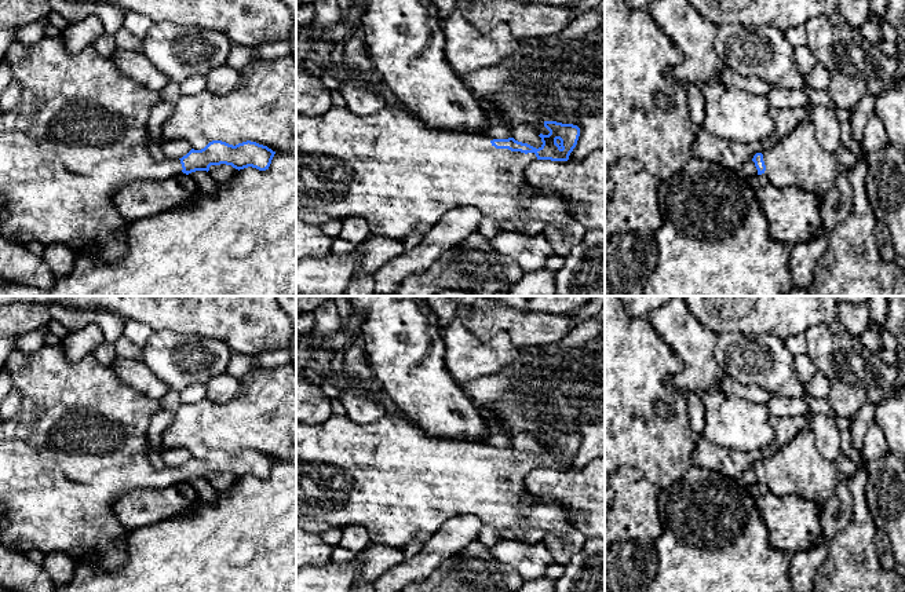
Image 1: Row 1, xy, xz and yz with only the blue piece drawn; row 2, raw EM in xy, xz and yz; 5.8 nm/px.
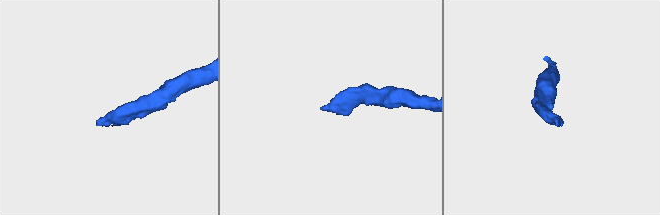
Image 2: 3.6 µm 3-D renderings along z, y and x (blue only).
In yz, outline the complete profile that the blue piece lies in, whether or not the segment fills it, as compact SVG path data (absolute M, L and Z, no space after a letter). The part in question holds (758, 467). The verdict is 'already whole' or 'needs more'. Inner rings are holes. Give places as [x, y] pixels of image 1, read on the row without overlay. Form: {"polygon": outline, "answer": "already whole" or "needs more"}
{"polygon": "M806 427L781 449L752 467L762 483L776 496L796 494L813 501L820 512L839 483L836 464L822 457L814 432Z", "answer": "needs more"}

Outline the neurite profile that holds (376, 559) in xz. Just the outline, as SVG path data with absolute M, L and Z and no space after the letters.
M371 544L366 549L358 552L357 558L362 564L354 584L375 581L382 573L405 560L402 549L390 549L377 544Z

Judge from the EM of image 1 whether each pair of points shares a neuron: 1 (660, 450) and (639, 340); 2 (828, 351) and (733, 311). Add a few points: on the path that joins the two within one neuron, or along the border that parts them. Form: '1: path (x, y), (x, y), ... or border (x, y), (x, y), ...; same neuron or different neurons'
1: path (632, 424), (628, 420), (628, 368); same neuron
2: border (835, 321), (813, 325), (805, 333); different neurons

